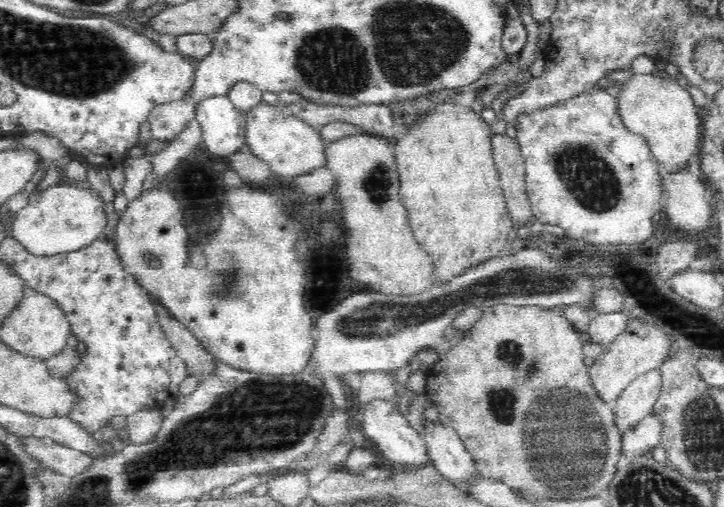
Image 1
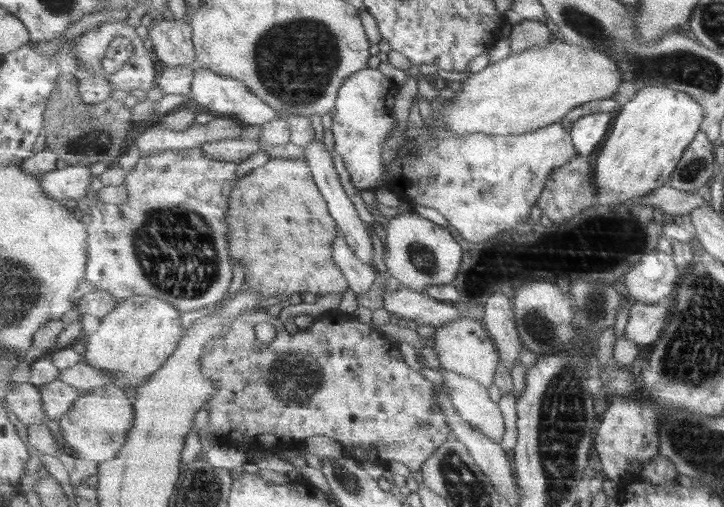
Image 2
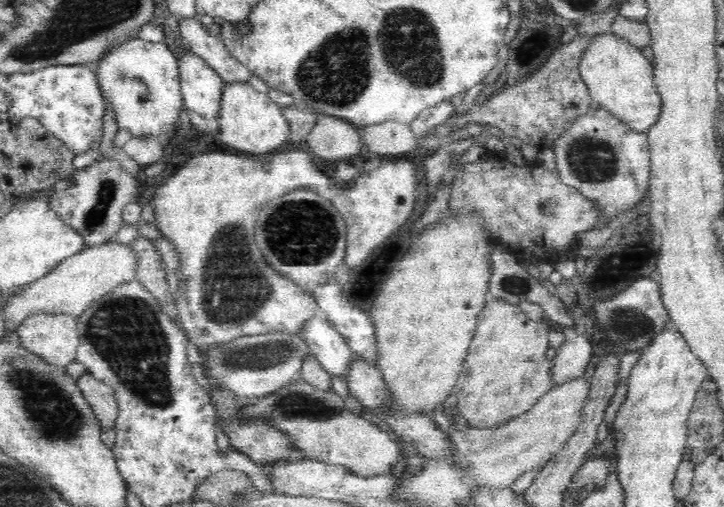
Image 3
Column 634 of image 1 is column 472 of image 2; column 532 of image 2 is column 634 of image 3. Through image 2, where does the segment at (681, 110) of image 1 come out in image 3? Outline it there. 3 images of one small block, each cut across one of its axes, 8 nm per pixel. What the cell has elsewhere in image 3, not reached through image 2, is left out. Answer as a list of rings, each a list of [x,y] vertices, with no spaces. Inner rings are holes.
[[[614,33],[596,34],[582,56],[579,69],[590,97],[628,128],[647,133],[660,120],[663,101],[654,83],[653,62],[641,49],[634,48]]]

